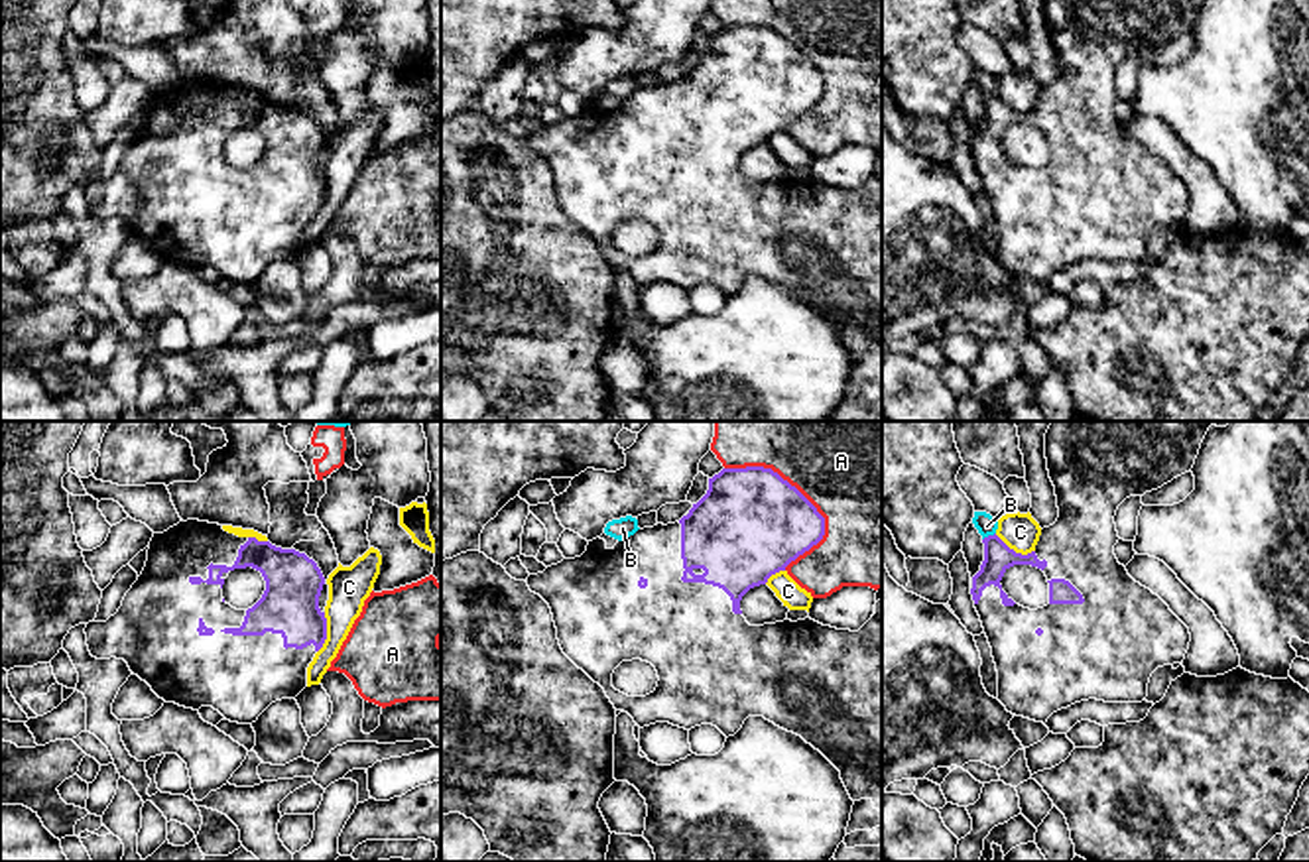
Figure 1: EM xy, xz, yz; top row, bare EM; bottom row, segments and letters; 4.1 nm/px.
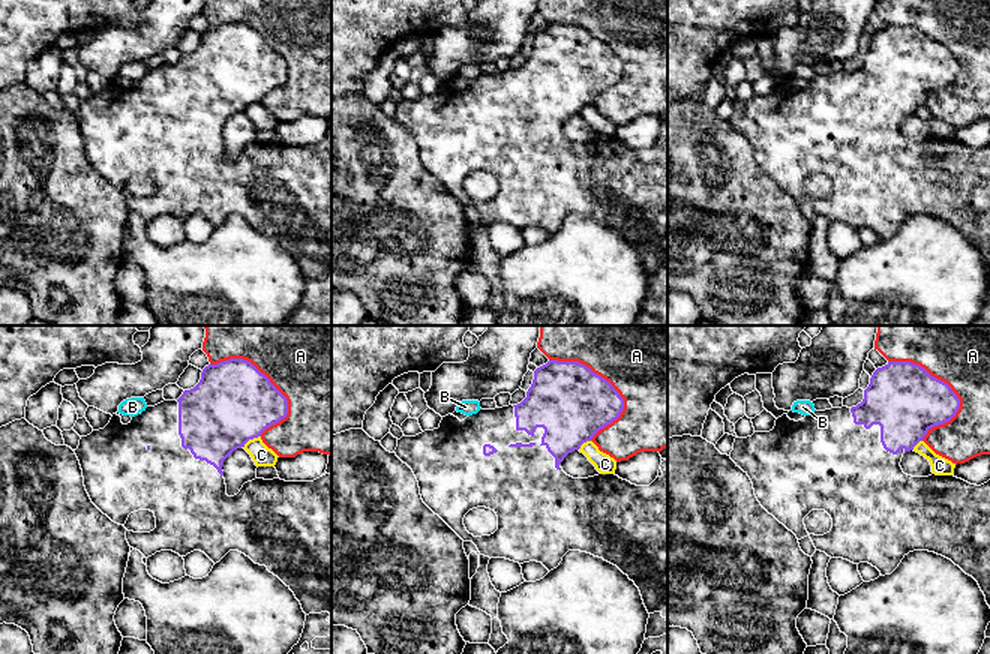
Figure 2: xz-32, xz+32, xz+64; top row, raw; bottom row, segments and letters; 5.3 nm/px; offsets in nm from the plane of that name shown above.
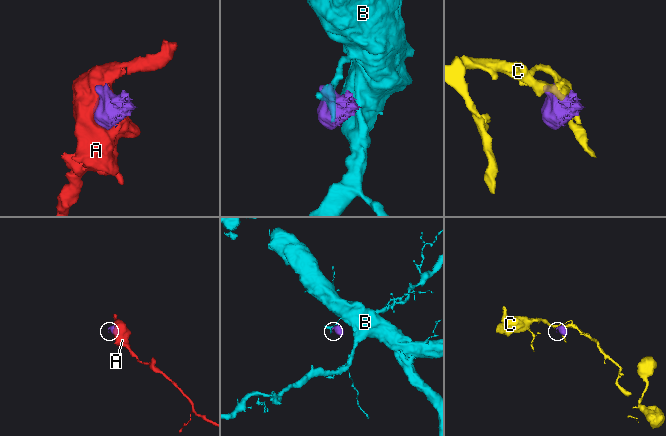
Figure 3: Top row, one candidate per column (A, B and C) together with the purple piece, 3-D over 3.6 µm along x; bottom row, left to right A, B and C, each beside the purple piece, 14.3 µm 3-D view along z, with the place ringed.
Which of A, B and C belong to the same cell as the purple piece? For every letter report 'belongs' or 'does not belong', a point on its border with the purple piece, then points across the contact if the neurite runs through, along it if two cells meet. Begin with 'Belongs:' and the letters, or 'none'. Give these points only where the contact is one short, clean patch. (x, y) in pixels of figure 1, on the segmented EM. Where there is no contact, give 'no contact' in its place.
Belongs: none
A: does not belong; contact xz (786, 481)
B: does not belong; contact yz (989, 536); border yz (995, 532), (983, 540)
C: does not belong; contact xy (325, 632)

